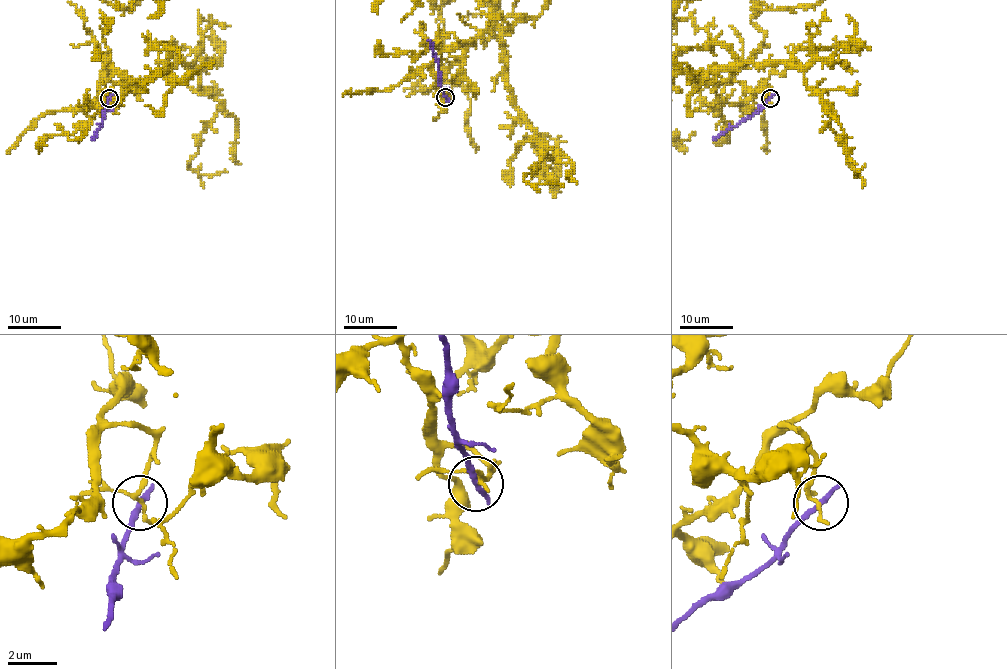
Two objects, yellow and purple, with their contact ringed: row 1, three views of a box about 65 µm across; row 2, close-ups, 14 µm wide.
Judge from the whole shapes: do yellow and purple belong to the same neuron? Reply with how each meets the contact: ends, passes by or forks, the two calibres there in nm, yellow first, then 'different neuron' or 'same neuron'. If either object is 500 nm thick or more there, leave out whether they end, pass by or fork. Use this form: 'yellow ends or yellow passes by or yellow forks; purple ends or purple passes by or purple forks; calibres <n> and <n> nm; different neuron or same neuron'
yellow passes by; purple ends; calibres 150 and 280 nm; different neuron

